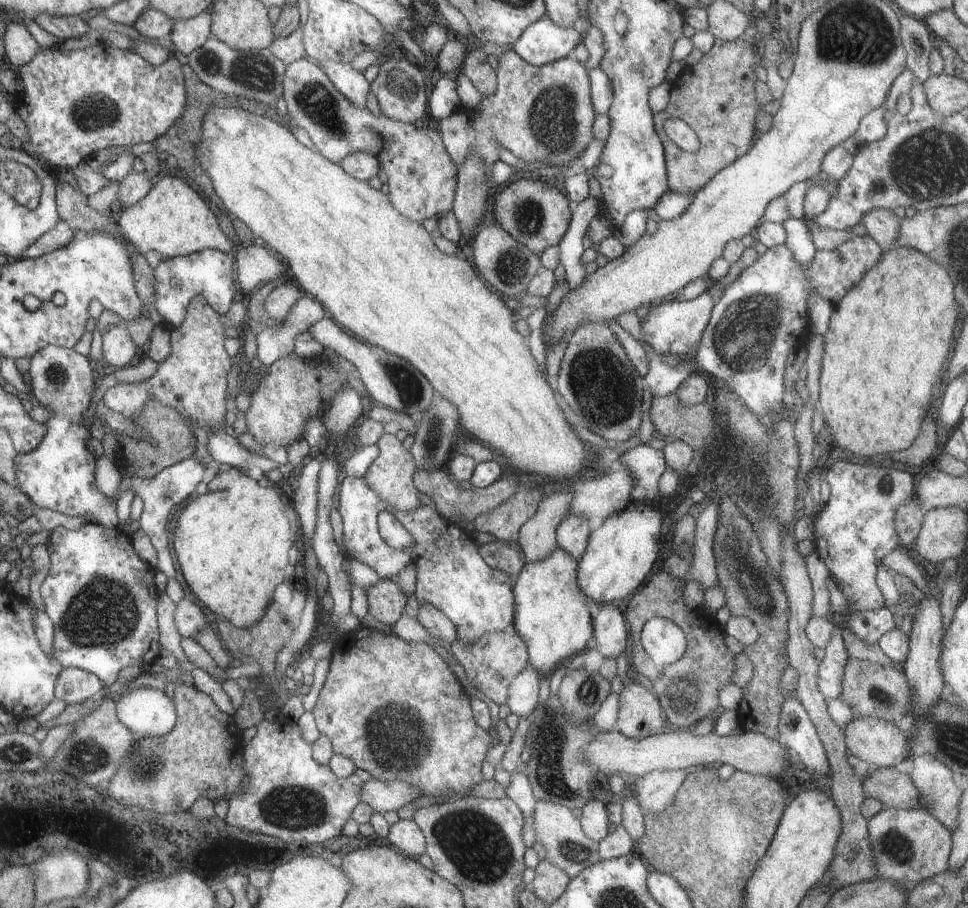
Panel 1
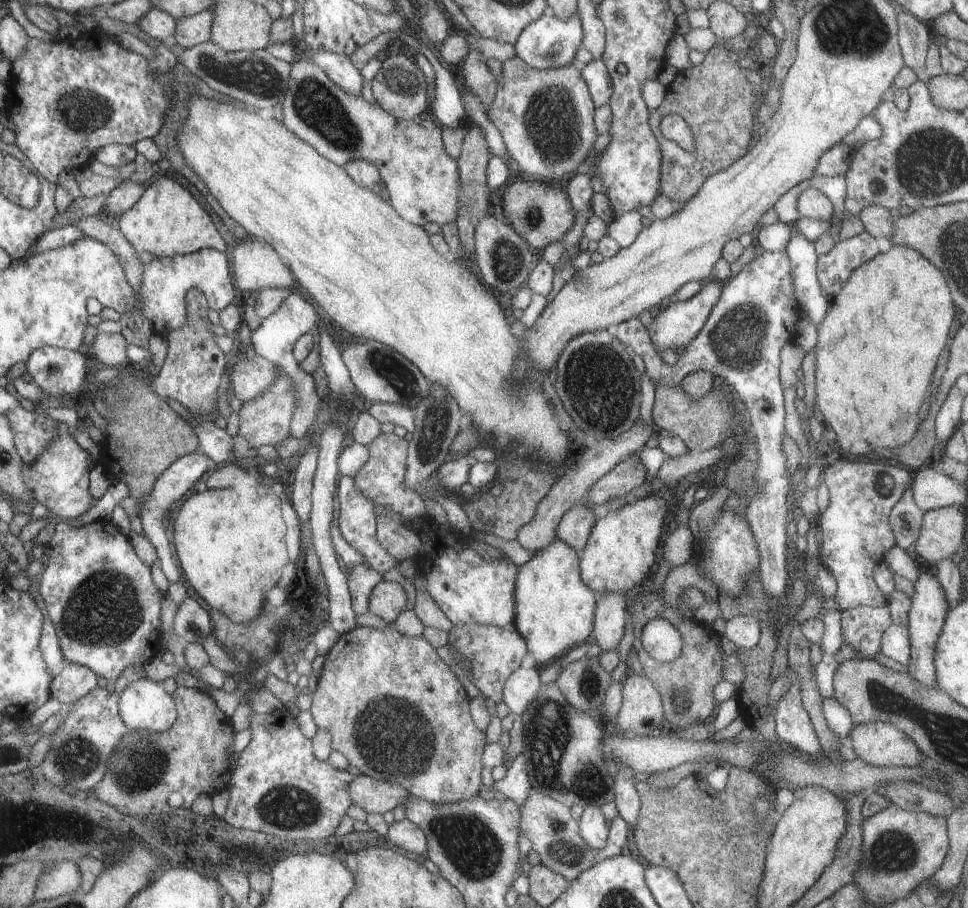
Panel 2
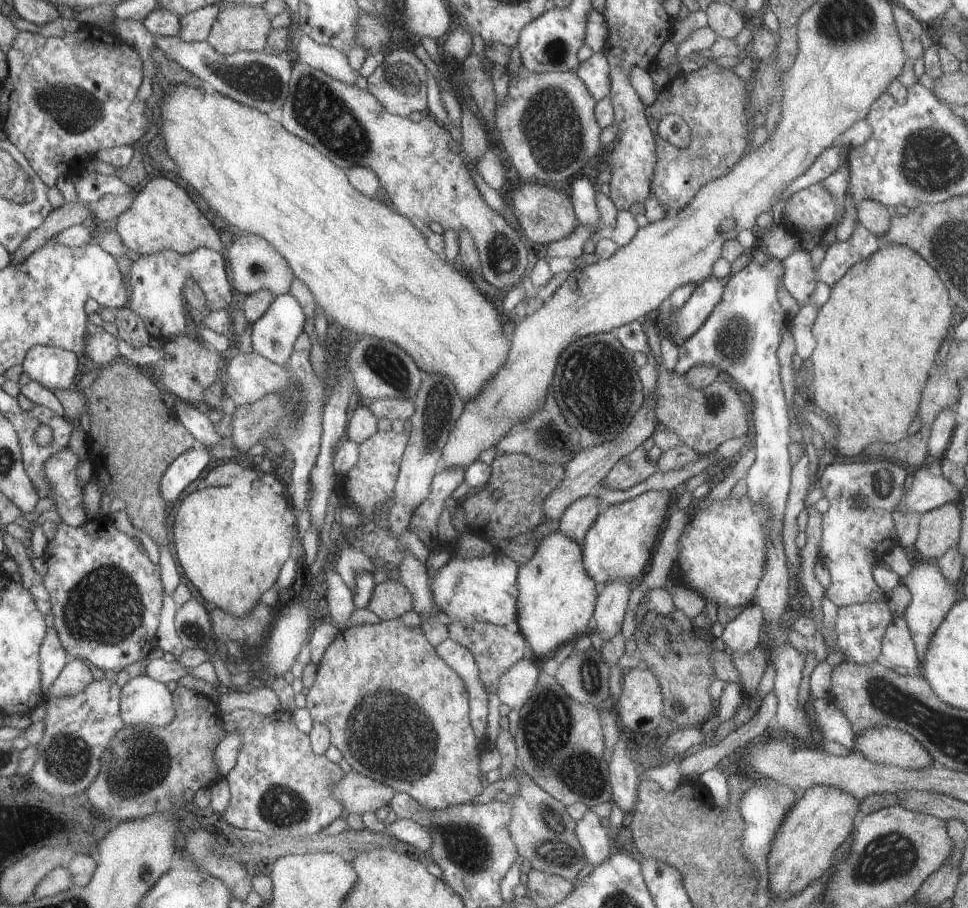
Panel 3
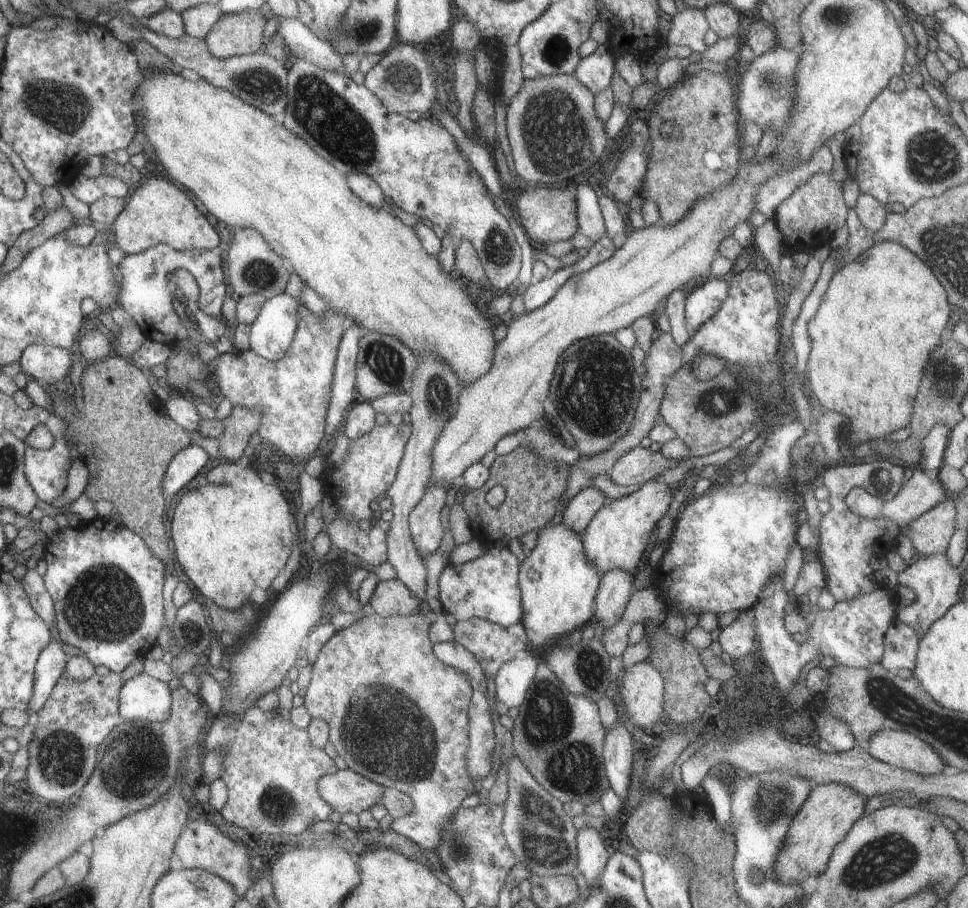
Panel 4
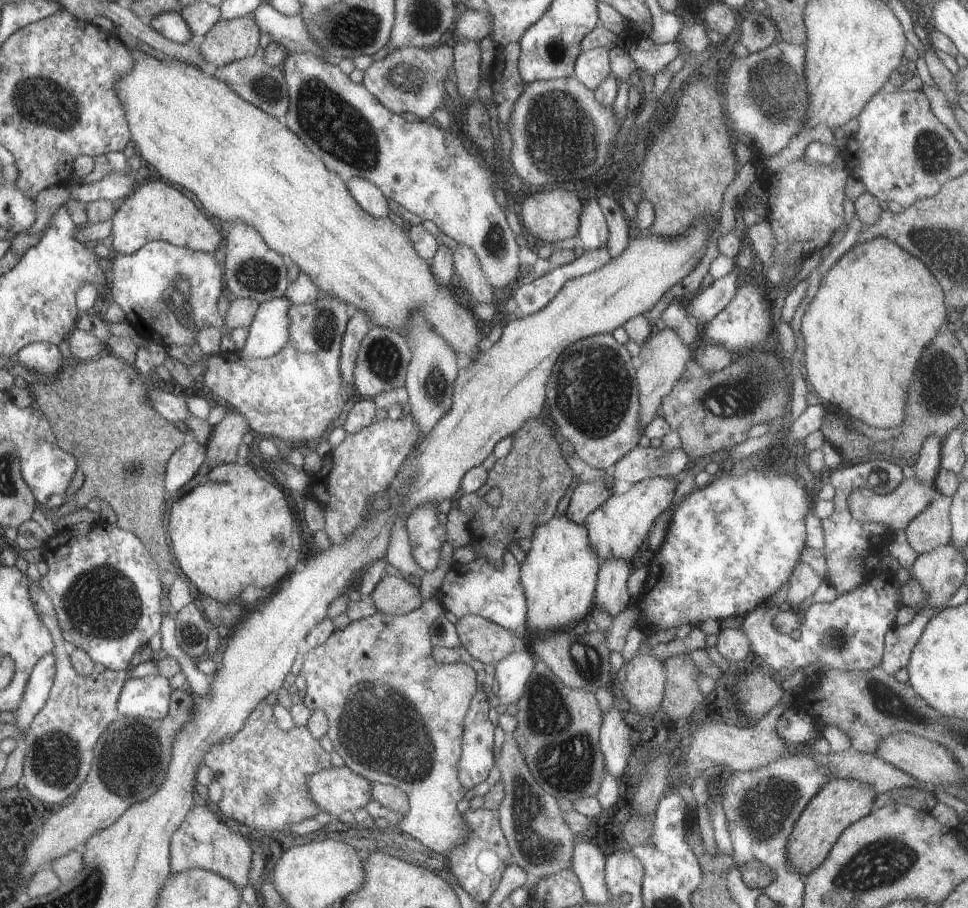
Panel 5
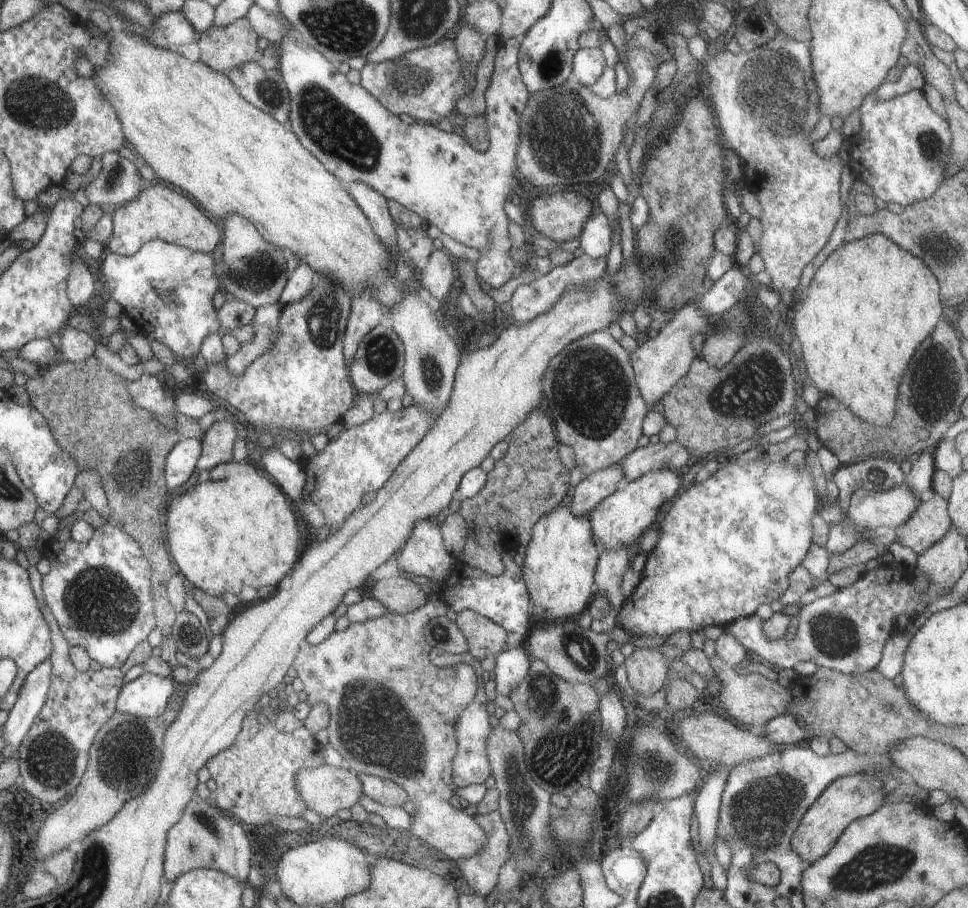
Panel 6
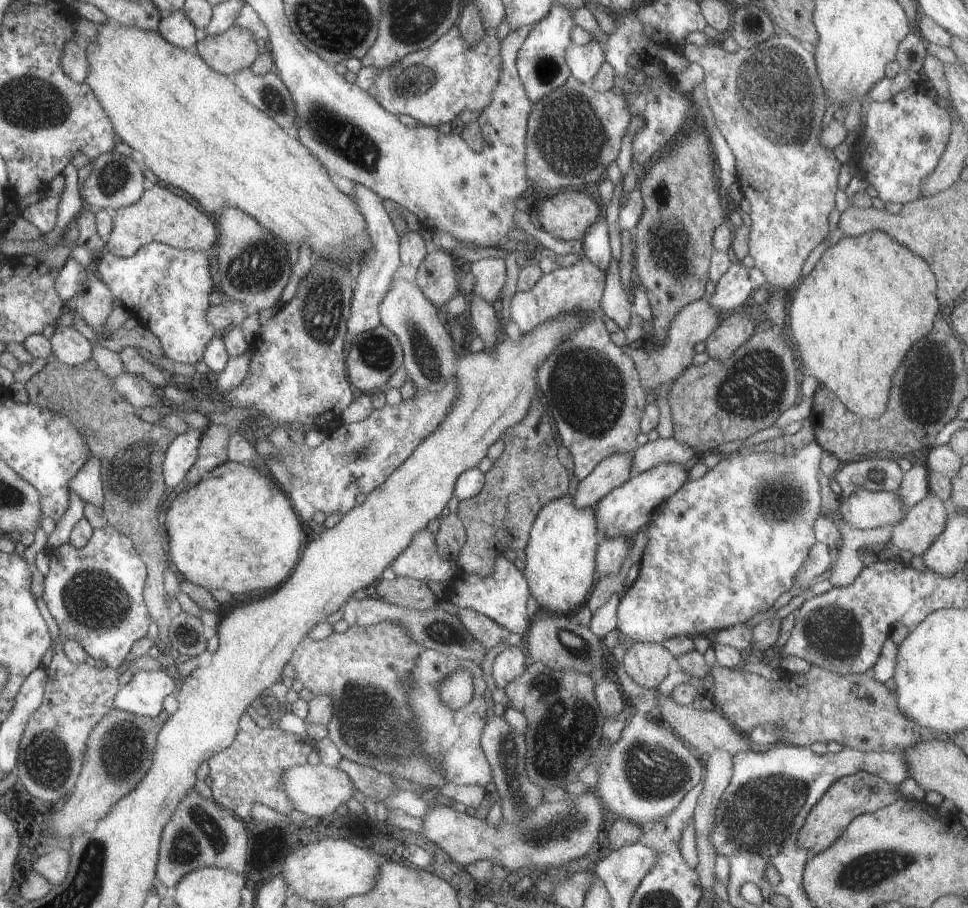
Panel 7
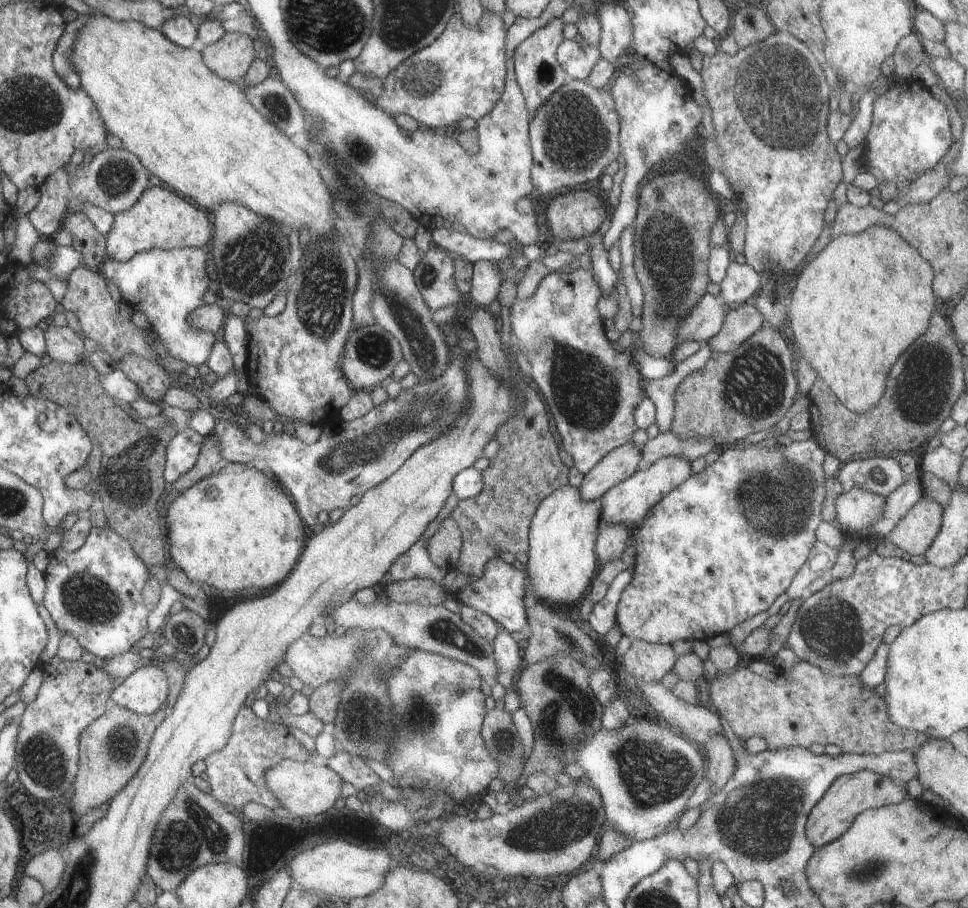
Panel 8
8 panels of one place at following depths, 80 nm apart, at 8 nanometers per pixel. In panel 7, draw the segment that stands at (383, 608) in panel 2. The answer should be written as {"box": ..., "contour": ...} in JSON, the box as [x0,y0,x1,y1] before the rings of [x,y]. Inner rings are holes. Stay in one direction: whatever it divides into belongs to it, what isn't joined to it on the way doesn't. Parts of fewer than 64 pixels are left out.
{"box":[375,577,438,610],"contour":[[[407,577],[381,580],[375,592],[381,600],[402,606],[402,608],[427,610],[435,607],[438,602],[425,581]]]}

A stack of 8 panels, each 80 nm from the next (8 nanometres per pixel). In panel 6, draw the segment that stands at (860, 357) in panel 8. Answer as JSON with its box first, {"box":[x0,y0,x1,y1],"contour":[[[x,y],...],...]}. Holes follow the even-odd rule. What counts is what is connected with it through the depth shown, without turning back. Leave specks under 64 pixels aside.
{"box":[787,234,944,428],"contour":[[[870,234],[869,236],[864,236],[861,240],[852,239],[850,241],[844,241],[838,249],[834,250],[822,263],[819,270],[816,271],[805,293],[796,301],[792,302],[791,307],[797,306],[797,303],[801,303],[801,305],[797,311],[790,312],[790,315],[787,317],[792,331],[802,346],[800,368],[806,368],[808,378],[814,382],[813,386],[816,386],[820,390],[821,395],[832,396],[835,400],[844,404],[852,414],[858,416],[862,421],[868,422],[870,425],[884,426],[887,428],[888,424],[892,422],[894,414],[896,414],[898,386],[902,382],[902,376],[904,376],[904,370],[908,368],[910,358],[916,352],[916,346],[920,346],[922,340],[926,340],[928,336],[931,336],[932,332],[942,322],[941,315],[944,308],[941,302],[942,293],[941,289],[938,288],[938,282],[936,282],[934,274],[924,266],[924,262],[920,258],[903,250],[886,236],[882,234]]]}

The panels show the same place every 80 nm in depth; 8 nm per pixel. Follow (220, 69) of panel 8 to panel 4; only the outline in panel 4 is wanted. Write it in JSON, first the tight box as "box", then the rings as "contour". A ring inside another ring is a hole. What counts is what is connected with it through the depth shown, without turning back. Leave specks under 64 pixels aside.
{"box":[203,9,266,60],"contour":[[[260,9],[223,14],[203,41],[208,52],[218,60],[250,55],[262,50],[265,25],[266,20]]]}

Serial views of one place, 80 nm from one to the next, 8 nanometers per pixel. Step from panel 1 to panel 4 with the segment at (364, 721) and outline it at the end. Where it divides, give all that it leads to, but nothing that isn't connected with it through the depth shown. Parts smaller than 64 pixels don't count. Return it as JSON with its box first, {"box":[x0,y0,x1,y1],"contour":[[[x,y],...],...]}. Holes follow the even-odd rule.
{"box":[303,612,476,853],"contour":[[[371,612],[364,618],[357,620],[348,628],[337,631],[325,646],[320,648],[316,660],[310,664],[312,666],[312,680],[308,686],[308,692],[304,696],[303,706],[312,719],[321,719],[328,724],[329,742],[334,746],[336,753],[344,759],[349,770],[360,774],[382,787],[394,788],[406,794],[414,806],[412,814],[403,817],[400,821],[390,824],[390,830],[398,832],[404,838],[410,838],[416,842],[422,850],[435,853],[438,846],[442,844],[444,838],[444,826],[452,820],[452,816],[461,808],[462,801],[476,792],[476,785],[472,782],[468,768],[466,768],[466,754],[468,753],[468,706],[470,706],[470,696],[472,696],[471,675],[455,667],[440,663],[435,657],[434,644],[430,638],[431,623],[421,614],[397,615],[389,618],[382,618]]]}

